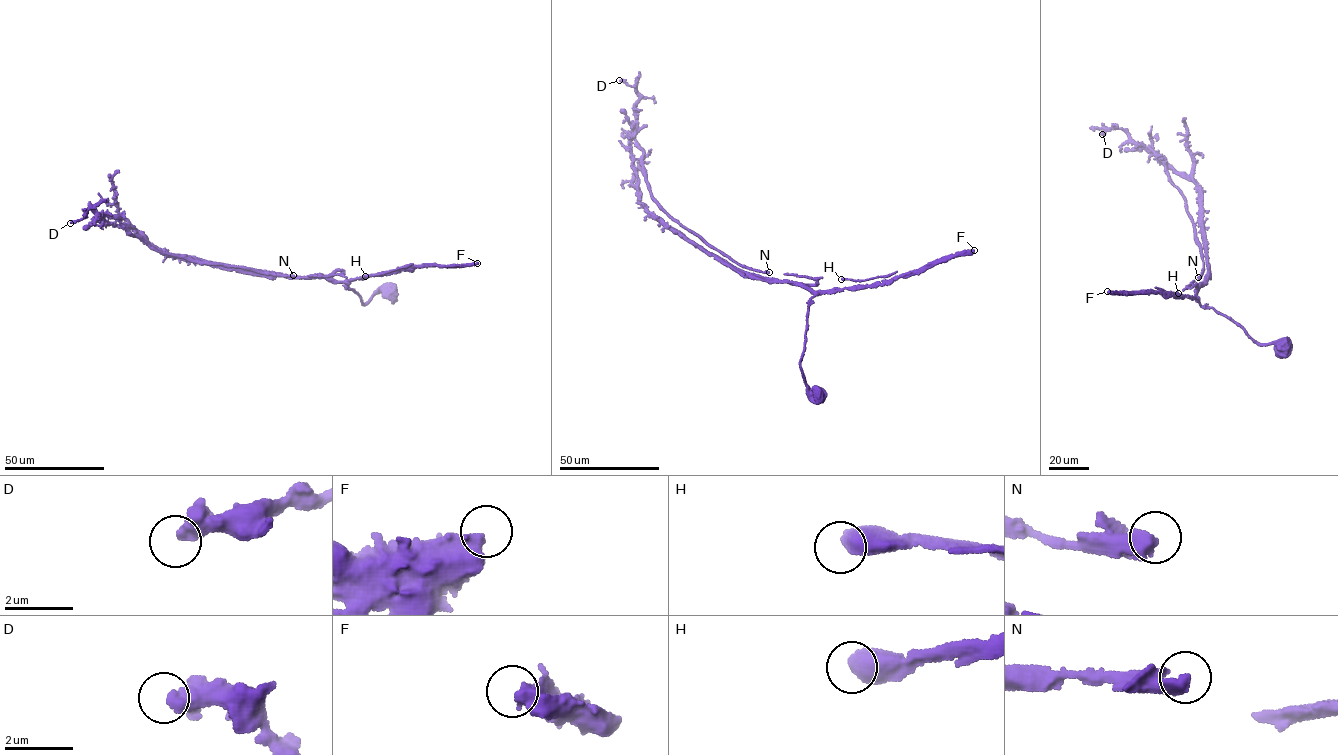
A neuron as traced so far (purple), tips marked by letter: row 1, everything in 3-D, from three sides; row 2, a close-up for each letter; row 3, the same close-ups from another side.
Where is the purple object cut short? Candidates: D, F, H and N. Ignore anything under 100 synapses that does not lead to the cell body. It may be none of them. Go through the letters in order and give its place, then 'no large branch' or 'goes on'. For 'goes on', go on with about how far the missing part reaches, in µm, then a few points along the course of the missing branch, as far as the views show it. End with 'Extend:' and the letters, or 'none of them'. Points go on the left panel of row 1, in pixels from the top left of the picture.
D: at (70, 223); no large branch
F: at (477, 263); goes on; about 170 µm are missing; missing branch runs (477, 263), (487, 263), (507, 247), (503, 250), (495, 243), (500, 236), (497, 252), (426, 261)
H: at (365, 276); no large branch
N: at (293, 275); no large branch
Extend: F

